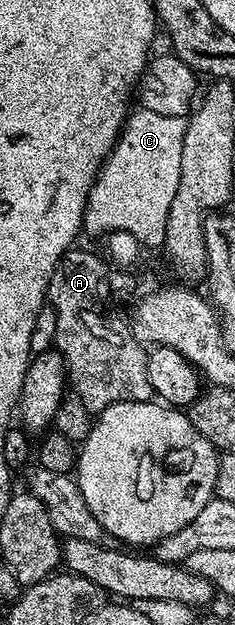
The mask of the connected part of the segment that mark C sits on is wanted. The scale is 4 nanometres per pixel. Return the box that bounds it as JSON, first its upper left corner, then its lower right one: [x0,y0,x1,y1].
[83,108,186,247]

